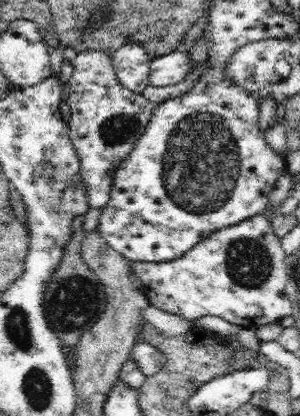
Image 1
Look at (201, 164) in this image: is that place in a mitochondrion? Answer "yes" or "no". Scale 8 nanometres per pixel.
yes

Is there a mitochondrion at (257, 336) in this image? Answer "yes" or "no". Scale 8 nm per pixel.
no

